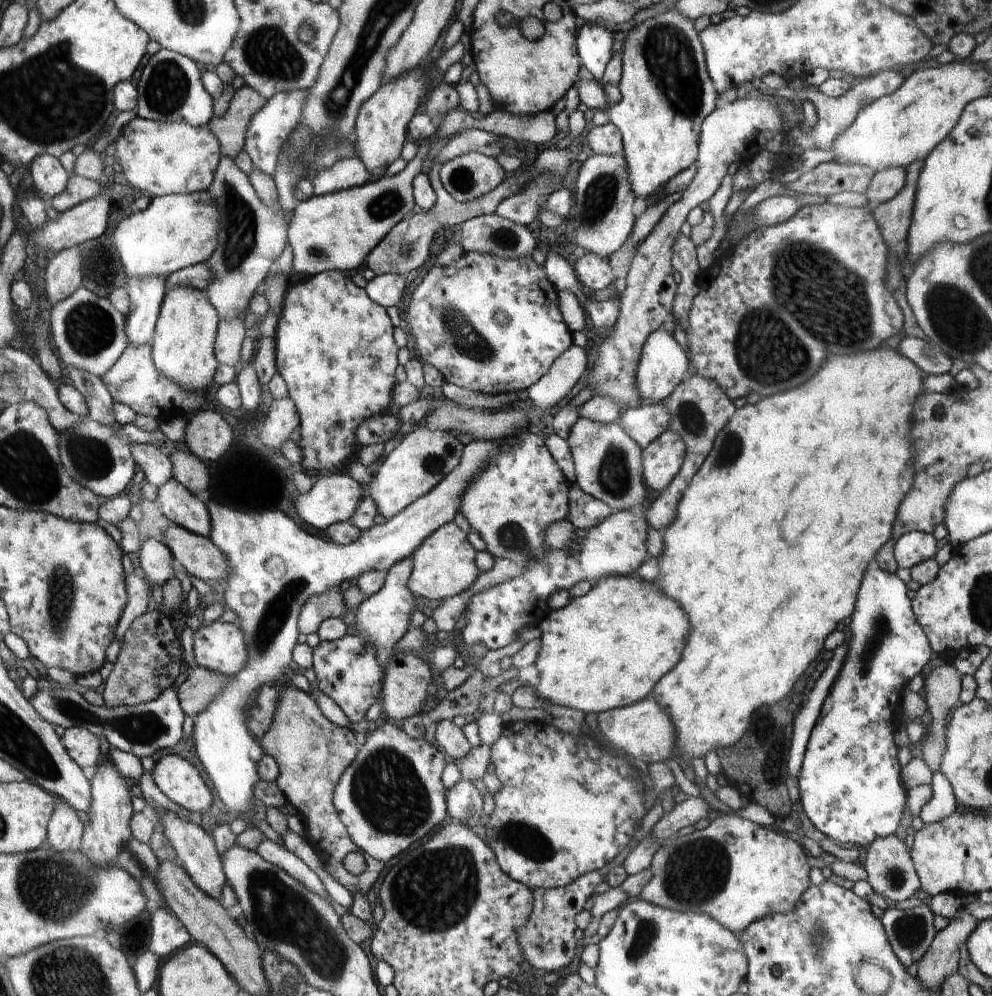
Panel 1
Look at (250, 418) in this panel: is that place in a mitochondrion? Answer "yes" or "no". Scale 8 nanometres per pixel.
no

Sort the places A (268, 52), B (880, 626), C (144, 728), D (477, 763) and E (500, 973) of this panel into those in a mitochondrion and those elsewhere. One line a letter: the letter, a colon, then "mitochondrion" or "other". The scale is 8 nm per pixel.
A: mitochondrion
B: mitochondrion
C: mitochondrion
D: other
E: other

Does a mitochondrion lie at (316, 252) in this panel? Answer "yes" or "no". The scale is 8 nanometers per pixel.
yes

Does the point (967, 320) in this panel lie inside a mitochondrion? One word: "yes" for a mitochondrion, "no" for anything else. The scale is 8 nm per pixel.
yes

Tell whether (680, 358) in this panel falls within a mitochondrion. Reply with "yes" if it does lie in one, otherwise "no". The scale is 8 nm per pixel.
no

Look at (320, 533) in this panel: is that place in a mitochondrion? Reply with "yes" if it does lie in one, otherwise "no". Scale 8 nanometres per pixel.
no

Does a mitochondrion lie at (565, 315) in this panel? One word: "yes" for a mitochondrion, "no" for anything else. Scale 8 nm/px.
no

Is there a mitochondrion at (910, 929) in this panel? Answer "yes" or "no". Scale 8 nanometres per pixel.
yes

